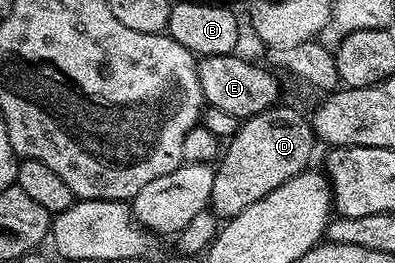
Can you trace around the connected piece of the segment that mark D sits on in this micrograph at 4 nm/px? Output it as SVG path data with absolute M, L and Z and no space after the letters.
M278 103L259 115L240 122L237 134L228 138L226 147L215 165L211 199L212 212L218 218L228 219L239 215L251 203L263 199L287 179L306 172L309 156L315 146L313 126L301 113L289 105Z

